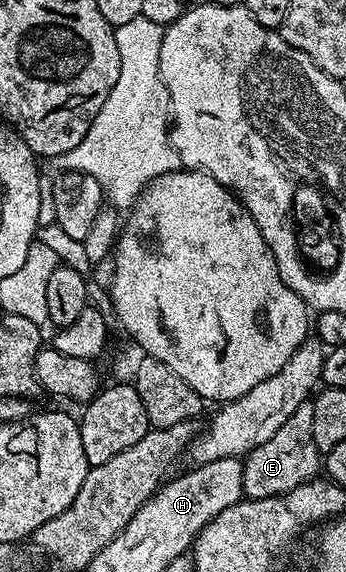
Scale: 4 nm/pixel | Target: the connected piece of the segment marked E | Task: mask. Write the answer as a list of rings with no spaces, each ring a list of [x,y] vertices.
[[[311,400],[302,403],[266,443],[258,443],[254,451],[250,451],[243,458],[244,478],[242,487],[244,497],[254,499],[266,499],[277,497],[286,491],[294,491],[302,483],[311,481],[322,469],[322,455],[314,443],[314,407]]]

